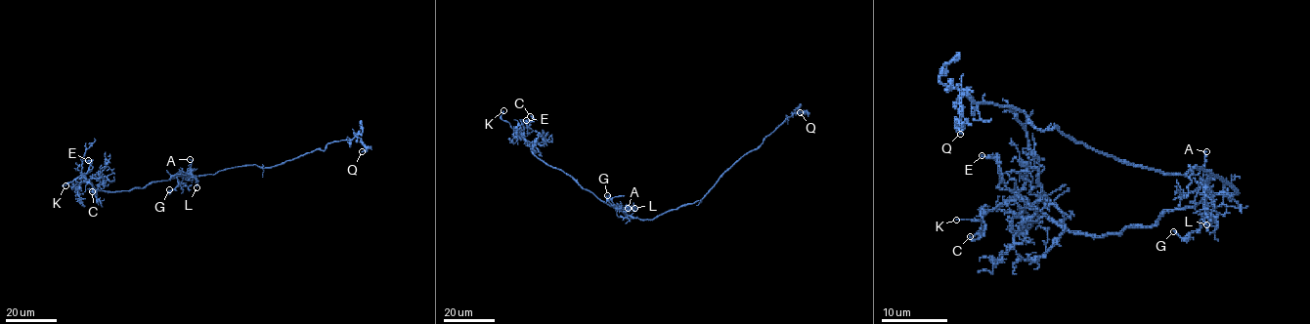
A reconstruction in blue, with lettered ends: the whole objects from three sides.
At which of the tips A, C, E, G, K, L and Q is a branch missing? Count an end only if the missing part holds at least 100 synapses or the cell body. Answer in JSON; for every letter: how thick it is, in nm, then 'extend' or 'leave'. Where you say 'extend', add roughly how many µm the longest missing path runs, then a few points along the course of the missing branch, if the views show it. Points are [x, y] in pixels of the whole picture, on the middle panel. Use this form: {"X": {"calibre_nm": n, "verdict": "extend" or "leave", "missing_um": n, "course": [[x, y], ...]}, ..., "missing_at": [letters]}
{"A": {"calibre_nm": 110, "verdict": "leave"}, "C": {"calibre_nm": 120, "verdict": "leave"}, "E": {"calibre_nm": 120, "verdict": "leave"}, "G": {"calibre_nm": 110, "verdict": "leave"}, "K": {"calibre_nm": 200, "verdict": "extend", "missing_um": 35, "course": [[503, 110], [505, 104], [514, 102], [498, 108], [477, 133], [477, 141]]}, "L": {"calibre_nm": 160, "verdict": "leave"}, "Q": {"calibre_nm": 140, "verdict": "leave"}, "missing_at": ["K"]}

